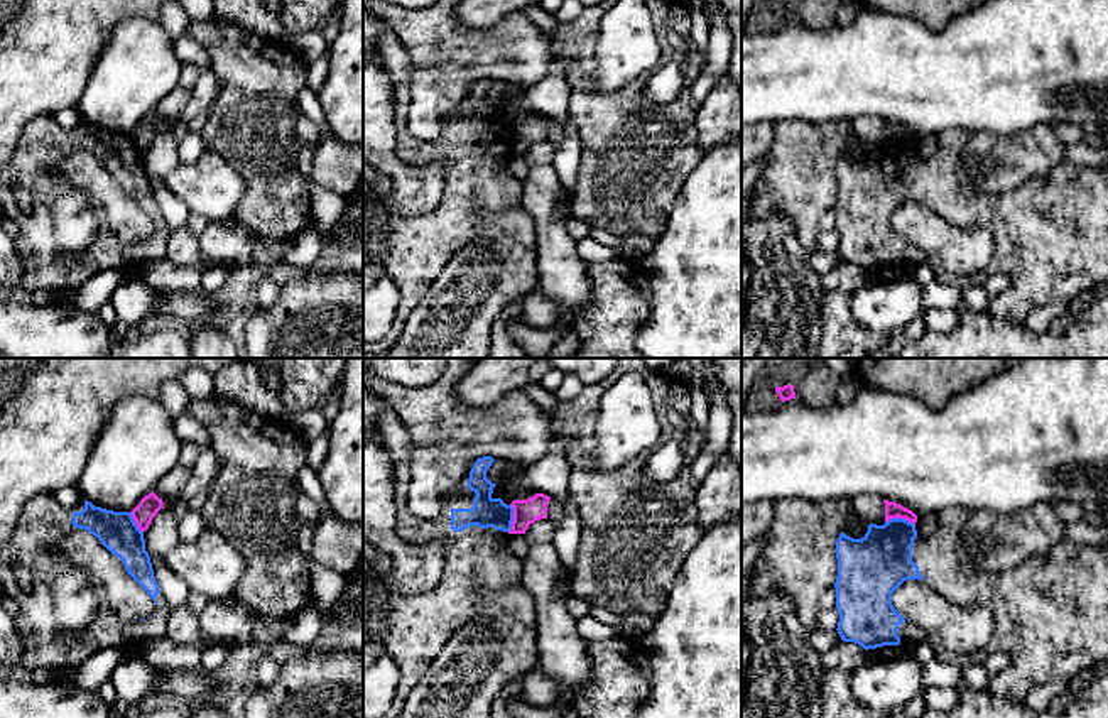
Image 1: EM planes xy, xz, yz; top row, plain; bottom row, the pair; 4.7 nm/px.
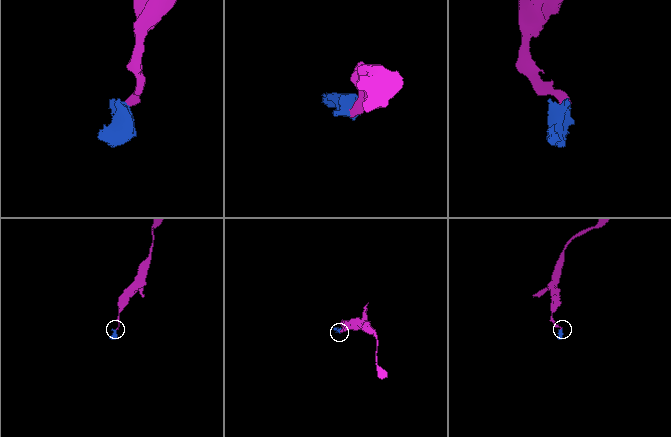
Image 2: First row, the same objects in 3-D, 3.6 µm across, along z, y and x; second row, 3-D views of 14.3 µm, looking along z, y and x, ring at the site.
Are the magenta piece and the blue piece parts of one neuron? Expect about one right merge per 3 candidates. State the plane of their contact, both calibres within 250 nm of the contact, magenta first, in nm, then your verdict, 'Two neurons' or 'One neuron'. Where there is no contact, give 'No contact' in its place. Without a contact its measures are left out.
Touches magenta in yz. Thickness 80 nm (magenta) against 300 nm. Two neurons

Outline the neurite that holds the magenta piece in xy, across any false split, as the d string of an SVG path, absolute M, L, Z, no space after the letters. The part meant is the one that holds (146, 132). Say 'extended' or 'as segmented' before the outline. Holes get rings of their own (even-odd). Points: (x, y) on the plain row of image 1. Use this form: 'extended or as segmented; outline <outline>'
as segmented; outline M154 113L145 117L140 125L132 132L132 139L138 150L144 154L149 150L152 140L162 130L164 123Z

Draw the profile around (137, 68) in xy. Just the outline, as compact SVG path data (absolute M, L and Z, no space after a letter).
M127 17L103 46L74 110L95 128L132 133L174 90L181 71L159 20Z

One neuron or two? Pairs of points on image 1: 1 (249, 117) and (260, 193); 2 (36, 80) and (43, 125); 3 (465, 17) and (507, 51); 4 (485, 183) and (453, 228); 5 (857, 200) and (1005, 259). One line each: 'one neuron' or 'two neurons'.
1: one neuron
2: two neurons
3: two neurons
4: one neuron
5: one neuron

